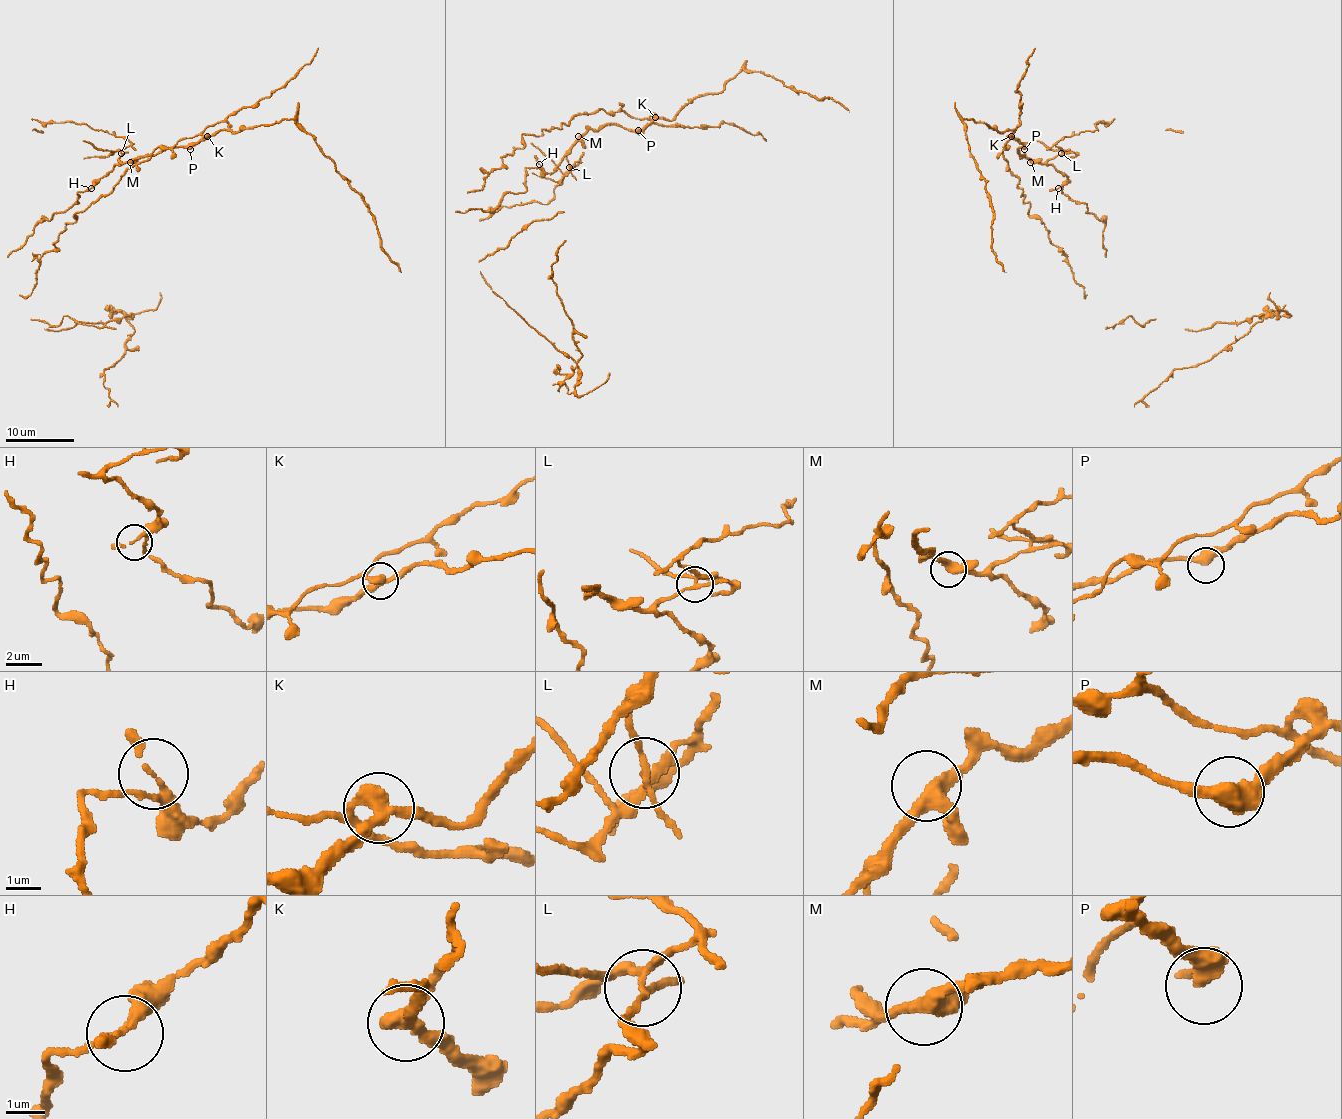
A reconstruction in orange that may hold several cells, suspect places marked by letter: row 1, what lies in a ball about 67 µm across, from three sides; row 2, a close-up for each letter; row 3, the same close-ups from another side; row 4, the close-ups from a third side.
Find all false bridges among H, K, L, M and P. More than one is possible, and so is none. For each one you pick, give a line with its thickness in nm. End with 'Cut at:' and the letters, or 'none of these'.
K: calibre 340 nm
L: calibre 200 nm
Cut at: K, L

